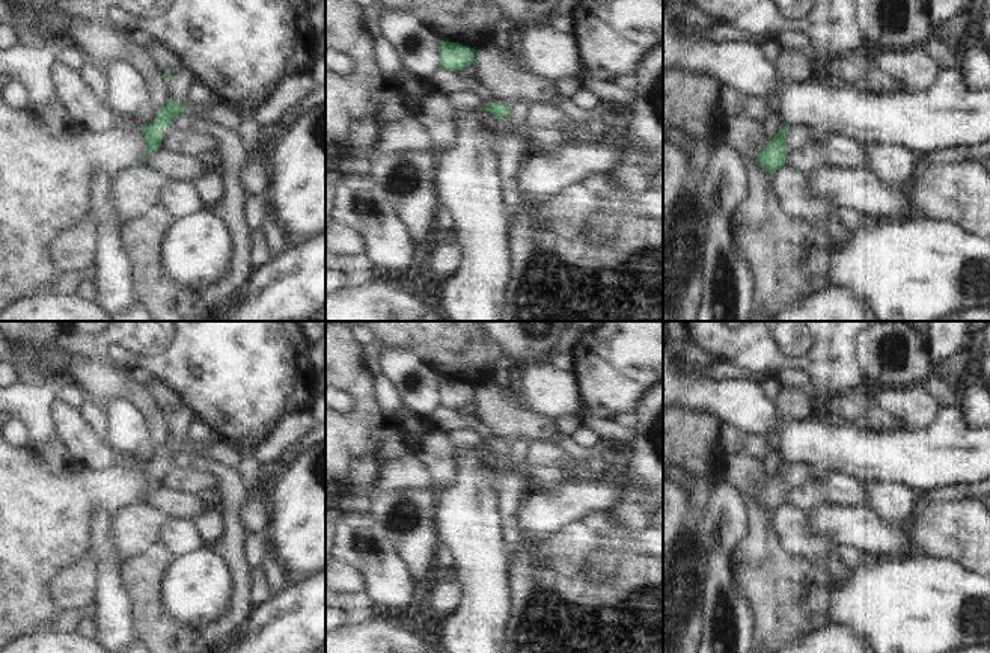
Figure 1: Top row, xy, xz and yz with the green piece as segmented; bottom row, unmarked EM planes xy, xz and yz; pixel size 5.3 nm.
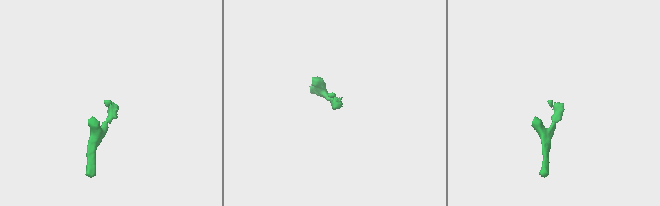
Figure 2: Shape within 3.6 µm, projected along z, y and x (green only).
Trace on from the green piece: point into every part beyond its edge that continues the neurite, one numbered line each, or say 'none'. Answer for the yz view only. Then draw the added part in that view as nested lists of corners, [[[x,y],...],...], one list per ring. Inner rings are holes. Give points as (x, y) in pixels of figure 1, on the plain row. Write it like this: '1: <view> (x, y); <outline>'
none

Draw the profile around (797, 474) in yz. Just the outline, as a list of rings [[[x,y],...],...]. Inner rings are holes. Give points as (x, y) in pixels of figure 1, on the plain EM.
[[[790,464],[790,469],[785,477],[787,493],[803,484],[811,474],[814,472],[806,464]]]

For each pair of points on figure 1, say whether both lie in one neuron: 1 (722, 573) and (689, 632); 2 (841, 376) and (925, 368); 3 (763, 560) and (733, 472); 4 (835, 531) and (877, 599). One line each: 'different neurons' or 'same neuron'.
1: different neurons
2: different neurons
3: same neuron
4: different neurons

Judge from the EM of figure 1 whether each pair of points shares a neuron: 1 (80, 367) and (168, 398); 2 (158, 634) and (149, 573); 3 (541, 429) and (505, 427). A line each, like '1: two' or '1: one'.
1: two
2: one
3: one

